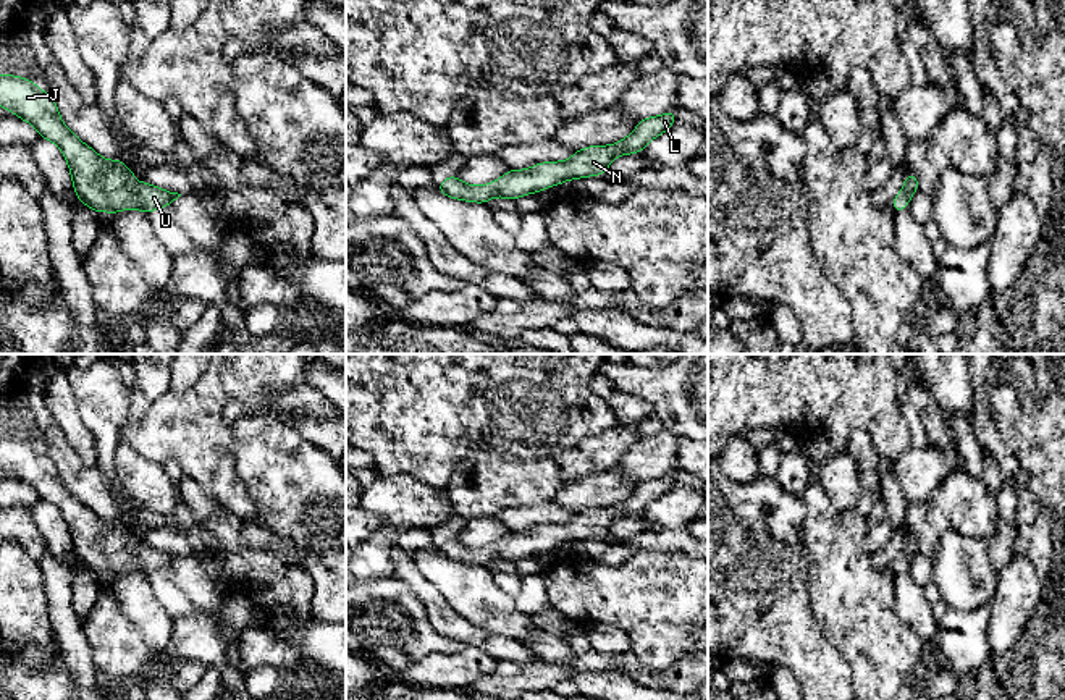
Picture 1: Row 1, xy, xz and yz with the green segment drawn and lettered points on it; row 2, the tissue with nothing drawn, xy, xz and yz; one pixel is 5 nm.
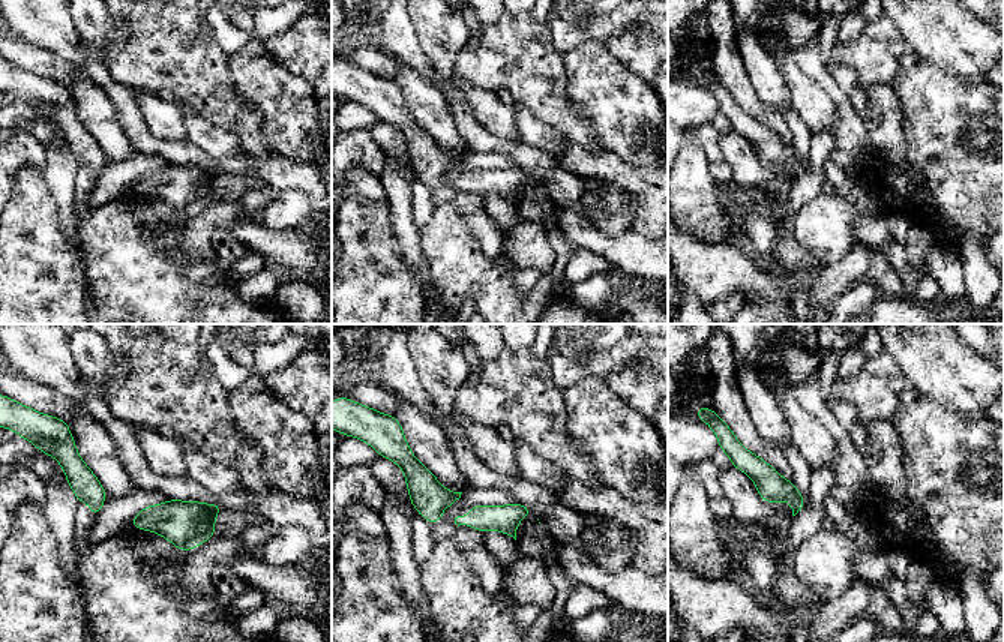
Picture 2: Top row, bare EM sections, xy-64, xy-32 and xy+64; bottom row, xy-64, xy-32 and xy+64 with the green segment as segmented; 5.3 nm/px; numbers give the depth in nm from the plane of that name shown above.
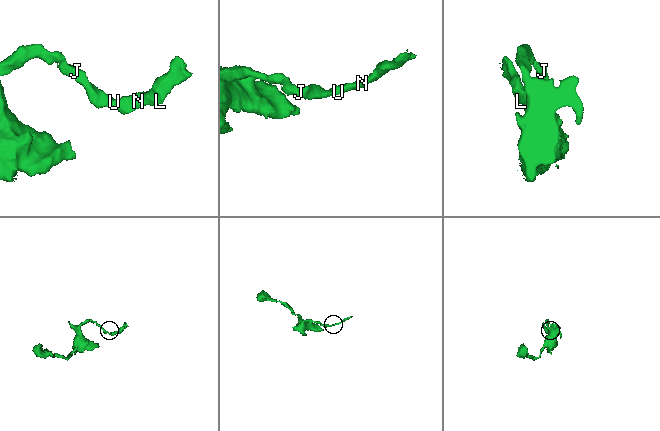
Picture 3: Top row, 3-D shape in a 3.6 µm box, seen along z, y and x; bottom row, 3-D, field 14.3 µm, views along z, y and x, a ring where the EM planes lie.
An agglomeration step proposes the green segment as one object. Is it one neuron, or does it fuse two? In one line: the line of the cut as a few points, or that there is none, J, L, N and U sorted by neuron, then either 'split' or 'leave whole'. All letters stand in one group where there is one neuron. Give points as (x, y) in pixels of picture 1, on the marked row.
no cut | J L N U | leave whole

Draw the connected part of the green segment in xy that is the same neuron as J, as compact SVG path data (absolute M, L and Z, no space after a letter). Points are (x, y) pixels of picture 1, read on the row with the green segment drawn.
M0 76L0 107L13 112L18 118L31 123L44 139L55 142L65 155L78 200L94 212L123 212L128 207L152 212L171 205L181 194L137 183L133 170L121 160L103 160L94 149L81 142L61 121L57 103L50 94L40 91L36 82L19 76Z

